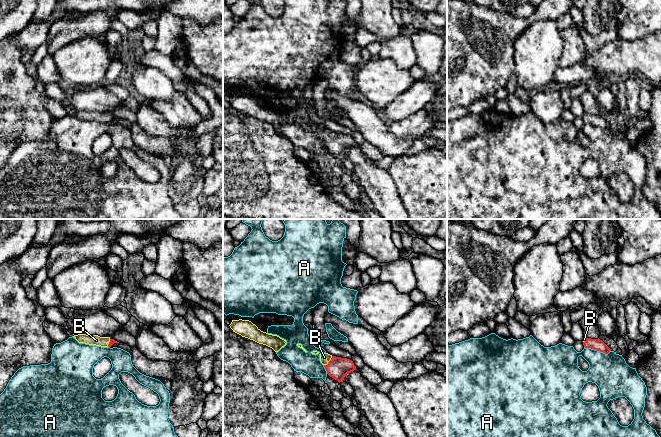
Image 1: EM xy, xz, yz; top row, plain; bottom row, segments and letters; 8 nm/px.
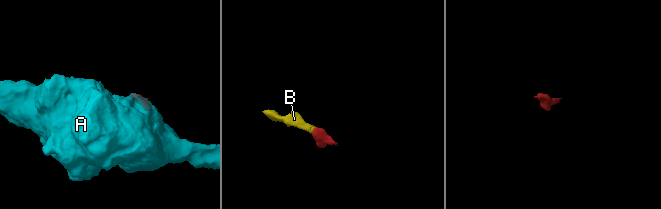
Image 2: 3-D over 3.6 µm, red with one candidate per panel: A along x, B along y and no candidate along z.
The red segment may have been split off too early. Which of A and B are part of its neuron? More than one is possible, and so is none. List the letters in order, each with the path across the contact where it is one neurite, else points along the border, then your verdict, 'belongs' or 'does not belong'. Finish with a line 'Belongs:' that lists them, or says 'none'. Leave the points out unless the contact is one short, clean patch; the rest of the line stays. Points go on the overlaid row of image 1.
A: border along yz (584, 346), (605, 353), (610, 351); does not belong
B: runs through xz (337, 368), (329, 361), (324, 357); belongs
Belongs: B

